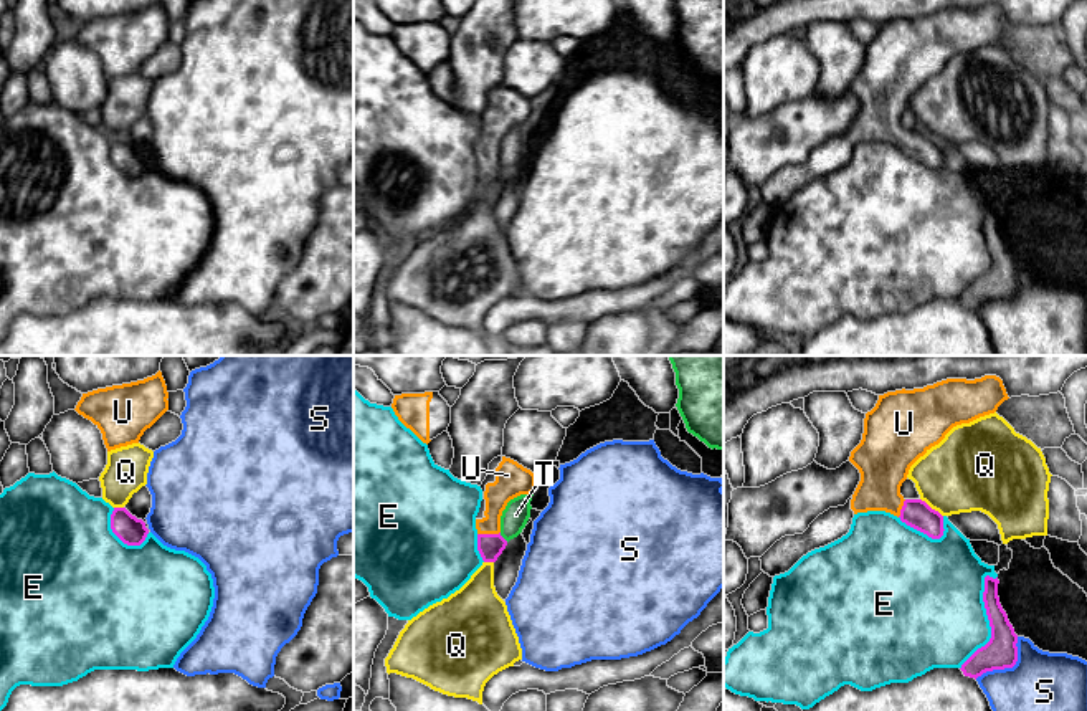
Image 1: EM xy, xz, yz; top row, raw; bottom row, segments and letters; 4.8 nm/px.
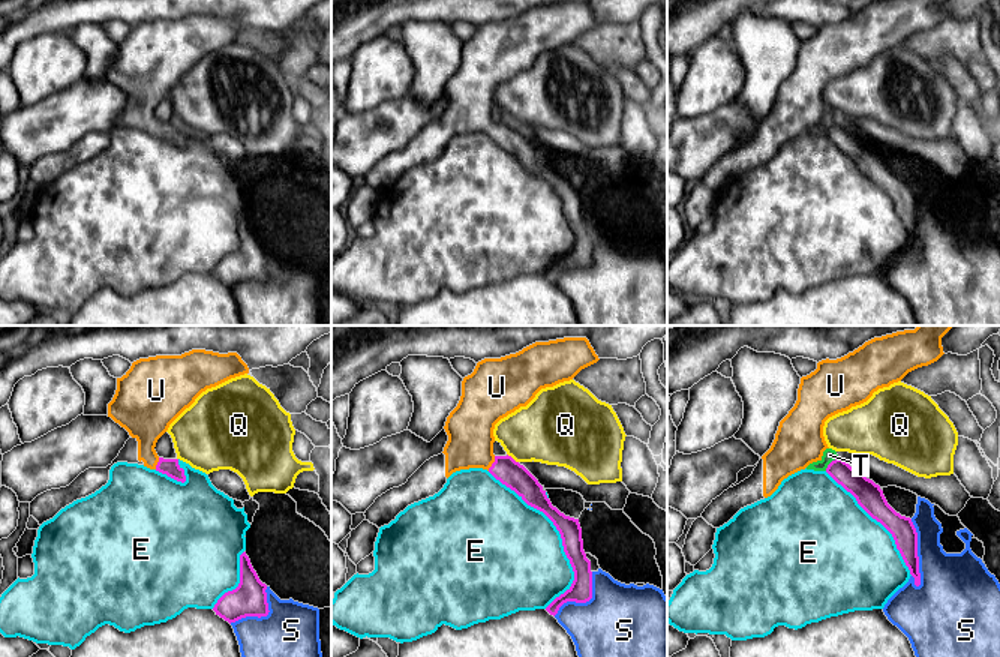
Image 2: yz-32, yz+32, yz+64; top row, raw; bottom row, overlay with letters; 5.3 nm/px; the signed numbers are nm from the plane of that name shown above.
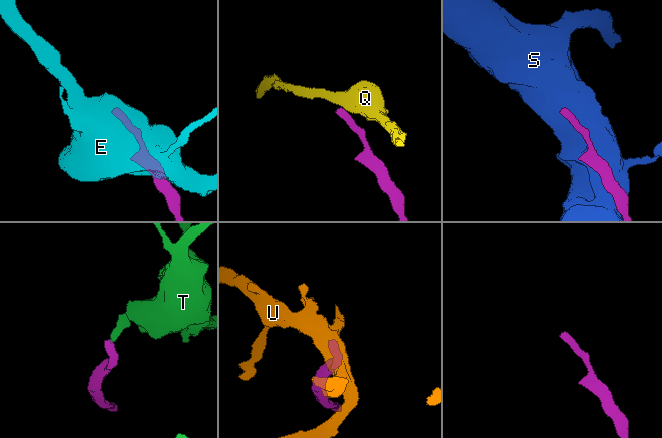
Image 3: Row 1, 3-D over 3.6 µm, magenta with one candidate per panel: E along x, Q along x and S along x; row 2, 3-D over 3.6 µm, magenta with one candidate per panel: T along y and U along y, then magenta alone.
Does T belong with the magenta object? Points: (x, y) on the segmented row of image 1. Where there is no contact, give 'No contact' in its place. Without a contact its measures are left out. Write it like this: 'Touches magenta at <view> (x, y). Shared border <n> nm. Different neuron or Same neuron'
Touches magenta at xz (503, 538). Shared border 60 nm. Different neuron

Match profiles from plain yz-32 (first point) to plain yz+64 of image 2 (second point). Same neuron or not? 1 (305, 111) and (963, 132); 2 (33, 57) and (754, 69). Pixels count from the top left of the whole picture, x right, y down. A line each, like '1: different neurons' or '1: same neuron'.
1: same neuron
2: different neurons

